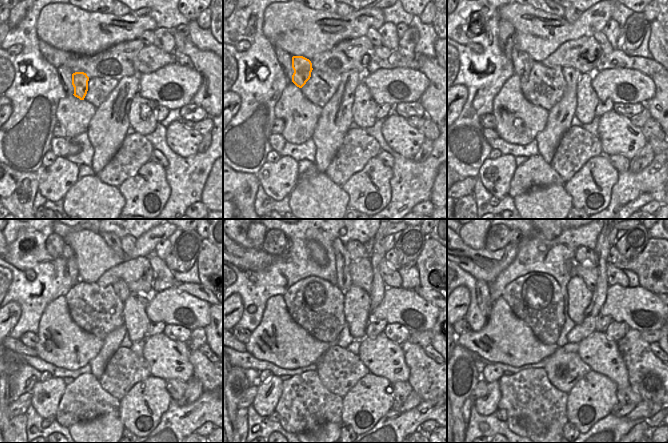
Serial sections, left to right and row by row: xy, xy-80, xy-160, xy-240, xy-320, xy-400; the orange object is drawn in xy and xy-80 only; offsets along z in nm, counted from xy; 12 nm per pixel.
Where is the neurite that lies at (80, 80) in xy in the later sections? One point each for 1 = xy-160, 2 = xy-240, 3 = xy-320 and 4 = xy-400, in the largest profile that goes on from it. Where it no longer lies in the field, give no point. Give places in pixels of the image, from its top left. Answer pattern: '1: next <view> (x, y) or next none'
1: next xy-160 (522, 62)
2: next xy-240 (72, 269)
3: next xy-320 (288, 243)
4: next xy-400 (514, 239)

